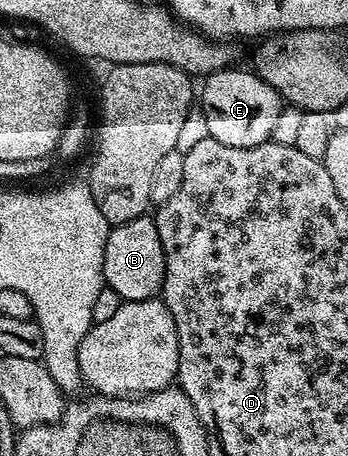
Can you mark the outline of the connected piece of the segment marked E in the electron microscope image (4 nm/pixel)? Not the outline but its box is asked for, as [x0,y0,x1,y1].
[199,69,283,147]

